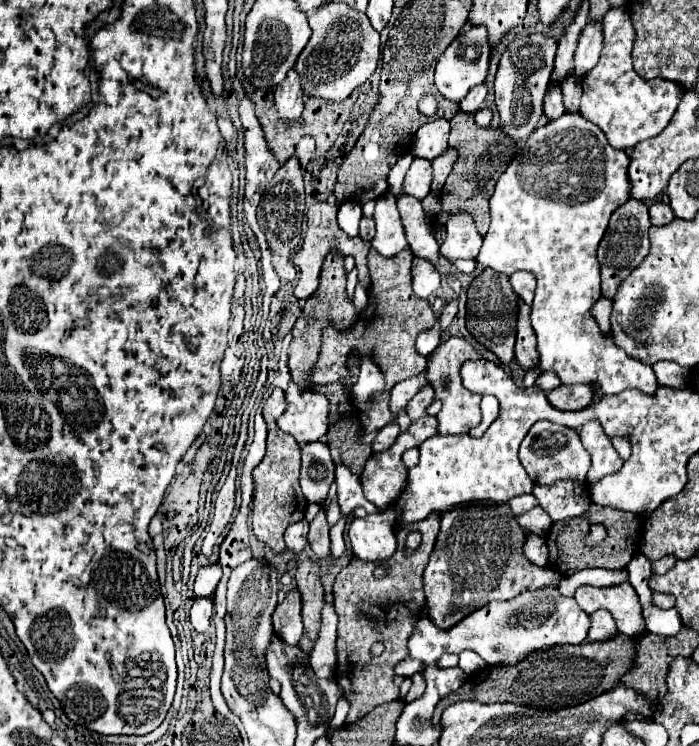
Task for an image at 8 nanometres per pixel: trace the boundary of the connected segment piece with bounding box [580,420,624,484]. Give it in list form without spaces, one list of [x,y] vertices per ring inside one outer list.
[[[590,420],[590,424],[582,426],[580,436],[582,436],[584,448],[590,452],[590,458],[592,458],[590,472],[586,474],[588,484],[594,484],[602,476],[614,474],[622,468],[624,460],[614,450],[606,432],[602,432],[602,424],[598,424],[598,420]]]

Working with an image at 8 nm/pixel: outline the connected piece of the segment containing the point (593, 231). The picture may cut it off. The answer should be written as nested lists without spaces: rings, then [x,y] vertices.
[[[562,114],[558,120],[552,120],[548,122],[546,126],[542,128],[536,128],[536,132],[532,136],[528,136],[526,144],[524,144],[524,150],[510,162],[510,166],[506,168],[506,172],[498,178],[496,182],[496,190],[490,198],[490,214],[492,214],[492,222],[490,222],[490,228],[488,228],[488,234],[484,236],[484,244],[482,244],[482,250],[476,258],[478,264],[482,264],[484,268],[494,268],[496,272],[504,272],[504,274],[512,274],[516,270],[526,270],[526,272],[532,272],[536,276],[536,282],[538,282],[538,288],[536,288],[536,296],[534,296],[534,302],[532,302],[532,314],[530,314],[530,320],[532,320],[532,328],[536,332],[536,338],[538,338],[538,352],[540,352],[540,364],[538,364],[538,370],[532,370],[526,374],[524,378],[524,386],[534,386],[536,382],[536,374],[538,372],[548,372],[548,370],[554,370],[562,384],[592,384],[592,382],[598,382],[602,384],[602,392],[604,394],[618,394],[622,390],[628,390],[628,388],[636,388],[644,394],[654,394],[656,388],[658,388],[658,380],[652,372],[652,366],[646,366],[630,356],[626,356],[626,352],[622,352],[614,342],[612,342],[612,336],[602,336],[600,334],[600,328],[594,320],[594,316],[590,314],[594,302],[602,296],[600,294],[600,264],[598,264],[598,258],[596,258],[596,250],[598,250],[598,244],[604,236],[604,230],[608,226],[608,220],[612,216],[612,212],[616,208],[620,208],[628,198],[630,198],[630,182],[628,182],[628,154],[624,150],[616,150],[616,148],[610,148],[604,132],[590,124],[586,118],[582,118],[580,114]]]

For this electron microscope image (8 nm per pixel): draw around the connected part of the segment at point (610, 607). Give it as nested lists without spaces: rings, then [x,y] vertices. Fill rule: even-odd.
[[[630,580],[616,586],[604,586],[604,588],[580,586],[574,598],[580,604],[580,608],[584,608],[584,612],[588,614],[600,608],[608,610],[614,616],[618,630],[626,636],[640,636],[646,632],[638,594],[634,592]]]

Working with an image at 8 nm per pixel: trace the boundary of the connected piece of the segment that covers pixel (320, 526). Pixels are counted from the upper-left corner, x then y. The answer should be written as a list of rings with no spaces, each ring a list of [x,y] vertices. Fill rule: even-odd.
[[[326,498],[322,500],[320,504],[320,512],[316,514],[316,518],[310,522],[310,534],[308,534],[308,542],[310,542],[310,548],[314,550],[316,558],[322,560],[330,554],[330,538],[328,538],[328,522],[326,522],[326,510],[324,510],[324,502]]]

